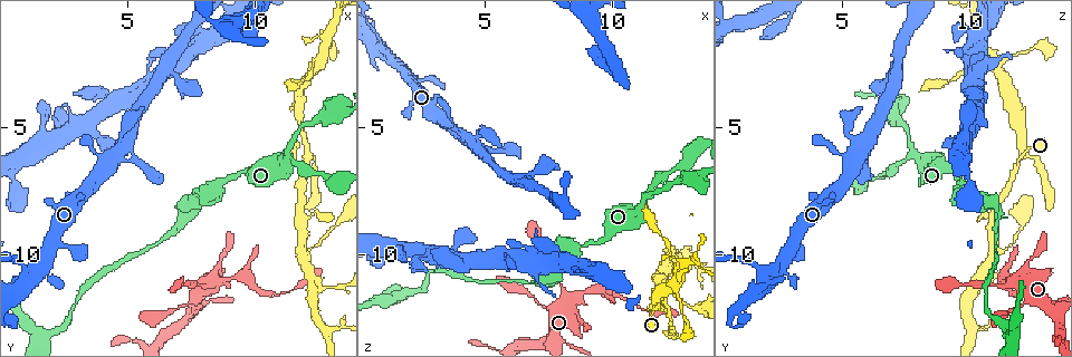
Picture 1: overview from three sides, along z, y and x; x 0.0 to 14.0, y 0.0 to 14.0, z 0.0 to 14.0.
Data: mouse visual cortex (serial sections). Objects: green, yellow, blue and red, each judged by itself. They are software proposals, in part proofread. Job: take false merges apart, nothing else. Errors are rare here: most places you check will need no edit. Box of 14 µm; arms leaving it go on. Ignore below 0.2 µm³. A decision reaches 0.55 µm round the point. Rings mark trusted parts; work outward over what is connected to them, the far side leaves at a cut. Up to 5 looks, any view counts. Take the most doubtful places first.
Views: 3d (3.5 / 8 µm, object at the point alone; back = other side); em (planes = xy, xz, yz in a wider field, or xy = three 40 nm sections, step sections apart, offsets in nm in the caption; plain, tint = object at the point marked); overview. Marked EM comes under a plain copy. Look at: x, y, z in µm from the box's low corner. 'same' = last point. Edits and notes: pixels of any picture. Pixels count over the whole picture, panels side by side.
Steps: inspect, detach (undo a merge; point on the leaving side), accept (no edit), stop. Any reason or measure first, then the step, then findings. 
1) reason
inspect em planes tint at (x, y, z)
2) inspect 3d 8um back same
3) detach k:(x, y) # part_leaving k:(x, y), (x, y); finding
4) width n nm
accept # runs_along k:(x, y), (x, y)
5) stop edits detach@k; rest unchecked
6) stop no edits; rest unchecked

small branch off a trunk
inspect 3d 3.5um at (11.2, 6.1, 7.9)

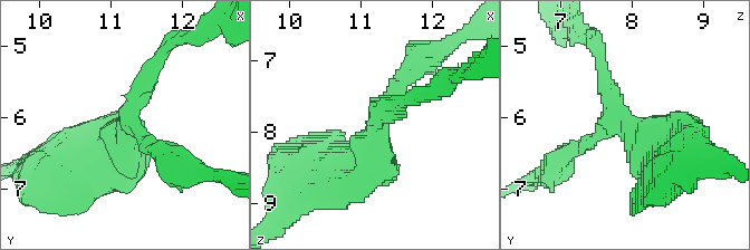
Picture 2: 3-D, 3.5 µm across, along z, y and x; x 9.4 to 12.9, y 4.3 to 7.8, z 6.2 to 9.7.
shape alone is not enough
inspect em xy step 2 tint at (11.30, 6.15, 7.90)

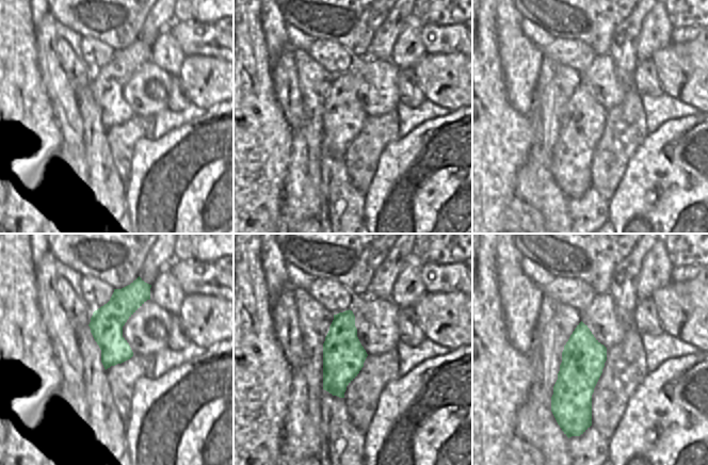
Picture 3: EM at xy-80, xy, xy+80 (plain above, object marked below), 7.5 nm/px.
arm_widths 200, 200, 700 nm
accept # runs_along 3:(133, 286), (110, 318), (107, 365); all the same cell

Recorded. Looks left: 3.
inspect 3d 8um at (13.2, 7.0, 6.1)

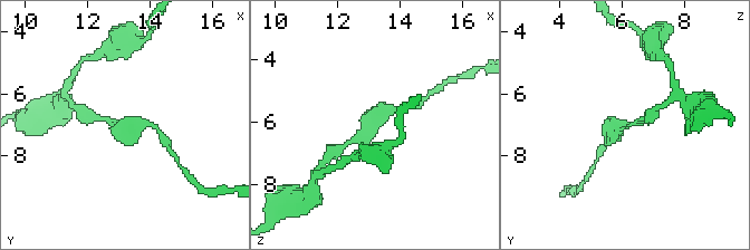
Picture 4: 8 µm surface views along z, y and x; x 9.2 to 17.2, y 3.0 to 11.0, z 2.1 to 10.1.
inspect 3d 3.5um at (13.2, 7.1, 6.1)

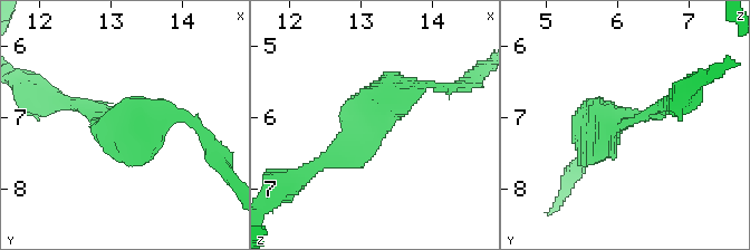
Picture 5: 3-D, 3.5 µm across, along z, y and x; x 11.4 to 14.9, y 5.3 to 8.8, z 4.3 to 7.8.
shape alone is not enough
inspect em xy step 3 tint at (13.20, 7.05, 6.10)

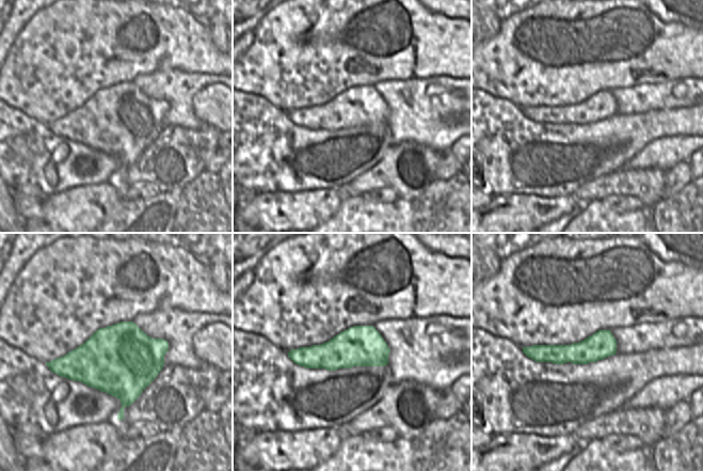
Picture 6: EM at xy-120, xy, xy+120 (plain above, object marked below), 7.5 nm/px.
accept # runs_along 5:(318, 164), (424, 85); continuous, no second cell

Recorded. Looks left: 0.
stop no edits; rest unchecked

